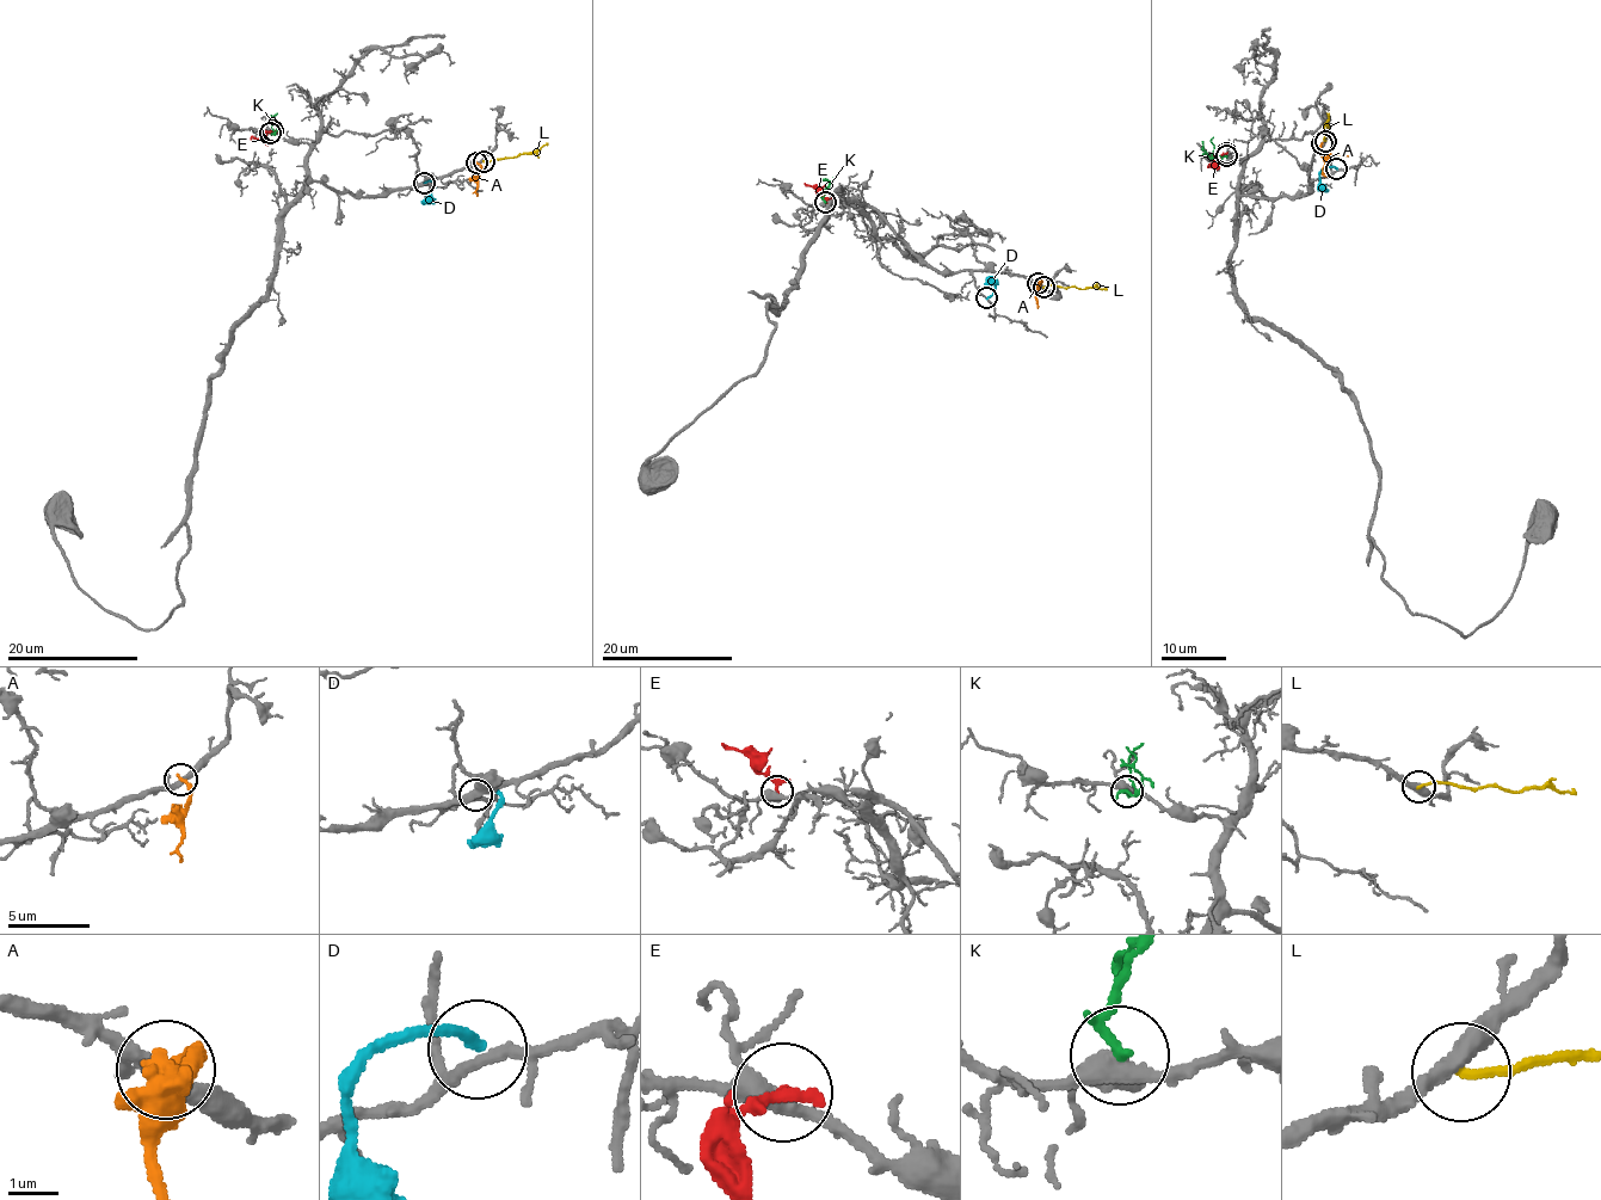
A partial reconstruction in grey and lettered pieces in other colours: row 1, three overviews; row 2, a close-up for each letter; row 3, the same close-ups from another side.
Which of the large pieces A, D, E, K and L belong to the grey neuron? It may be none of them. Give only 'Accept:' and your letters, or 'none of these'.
Accept: K

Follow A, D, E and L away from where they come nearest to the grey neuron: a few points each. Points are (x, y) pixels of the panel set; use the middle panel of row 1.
A: (1036, 283), (1040, 282), (1035, 293), (1038, 308)
D: (987, 297), (996, 283), (991, 280), (985, 284)
E: (826, 203), (805, 183)
L: (1042, 287), (1107, 289)

